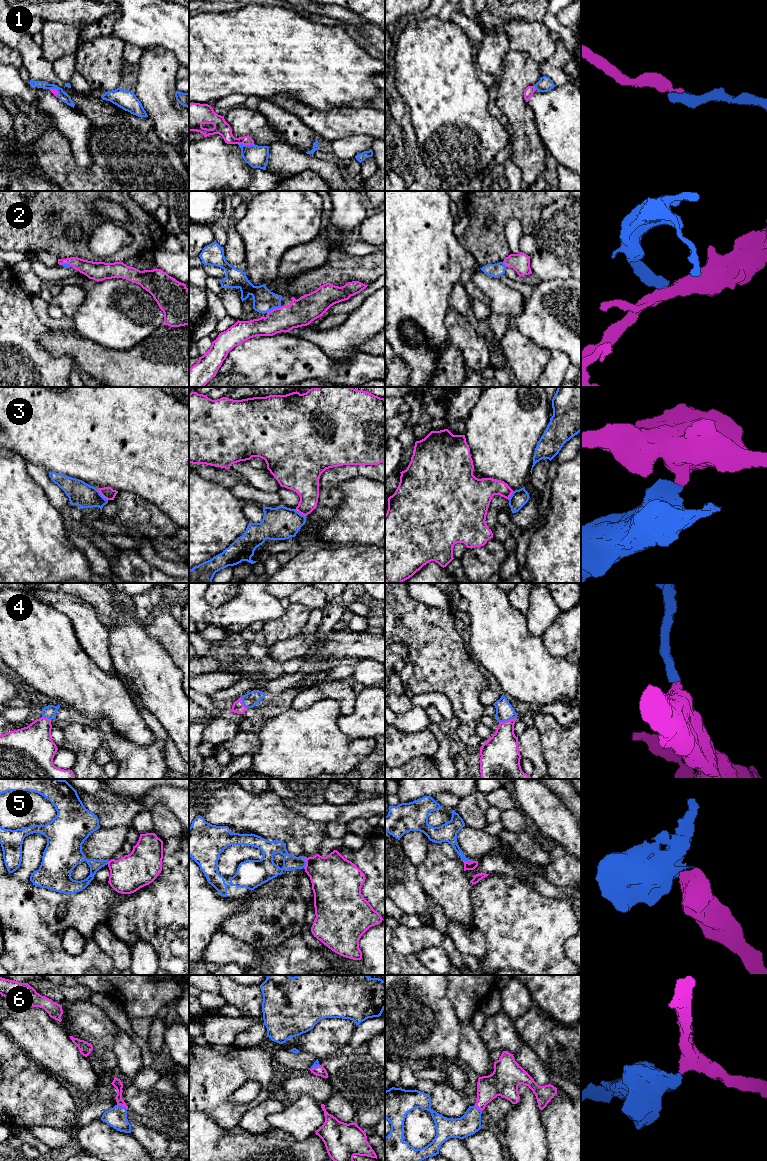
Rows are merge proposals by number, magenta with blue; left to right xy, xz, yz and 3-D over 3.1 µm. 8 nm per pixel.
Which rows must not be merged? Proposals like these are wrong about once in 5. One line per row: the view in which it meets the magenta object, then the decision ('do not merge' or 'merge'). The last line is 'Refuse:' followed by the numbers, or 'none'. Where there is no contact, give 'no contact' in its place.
1: xz | merge
2: xz | merge
3: xy | do not merge
4: yz | merge
5: xz | do not merge
6: xy | merge
Refuse: 3, 5

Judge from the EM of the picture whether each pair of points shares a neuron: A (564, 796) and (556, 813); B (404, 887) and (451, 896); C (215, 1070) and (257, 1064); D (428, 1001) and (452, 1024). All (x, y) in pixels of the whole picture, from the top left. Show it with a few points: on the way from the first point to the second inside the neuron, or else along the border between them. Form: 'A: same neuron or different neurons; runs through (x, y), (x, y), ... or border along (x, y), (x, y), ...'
A: different neurons; border along (548, 789), (570, 812)
B: different neurons; border along (417, 868), (417, 879), (427, 895)
C: same neuron; runs through (225, 1069), (239, 1064), (247, 1064)
D: same neuron; runs through (434, 1007), (446, 1019)

